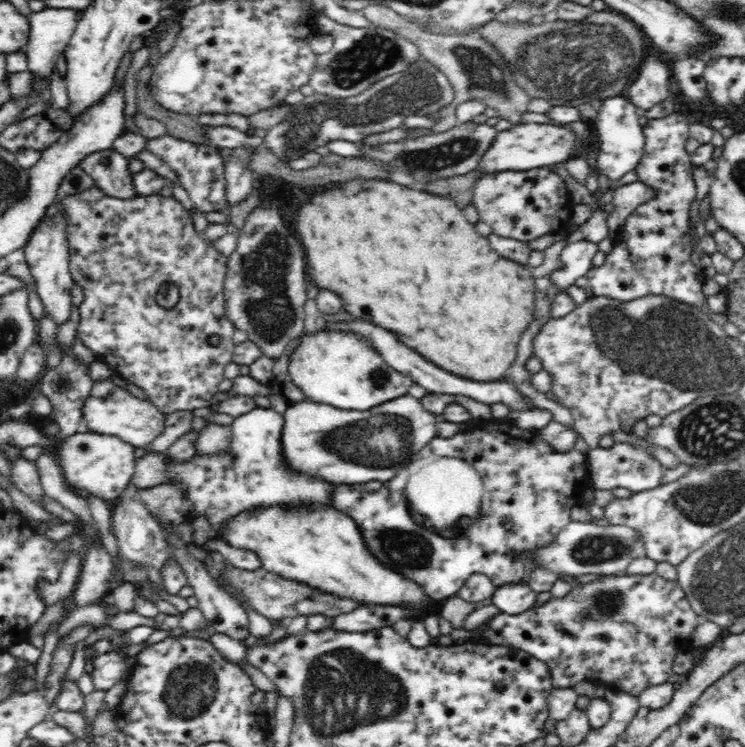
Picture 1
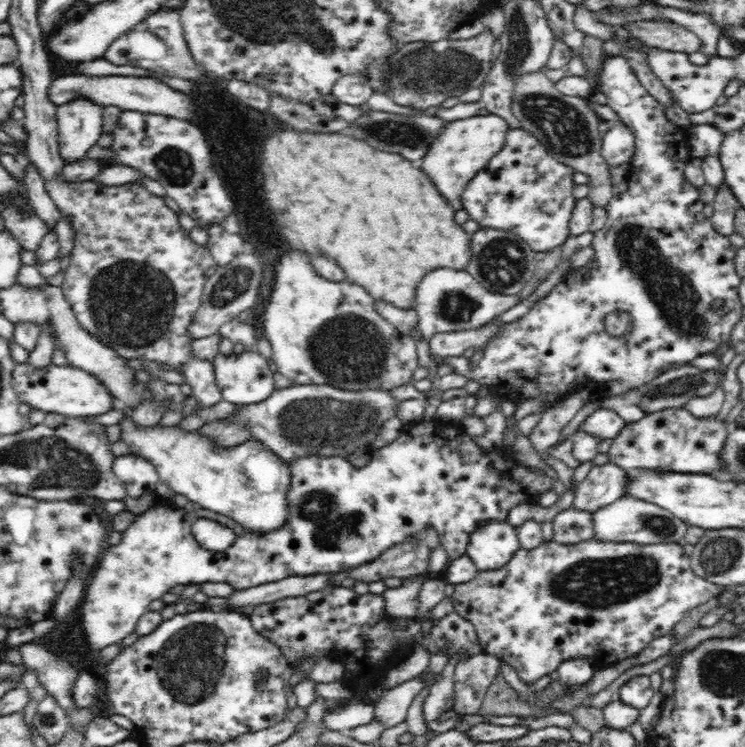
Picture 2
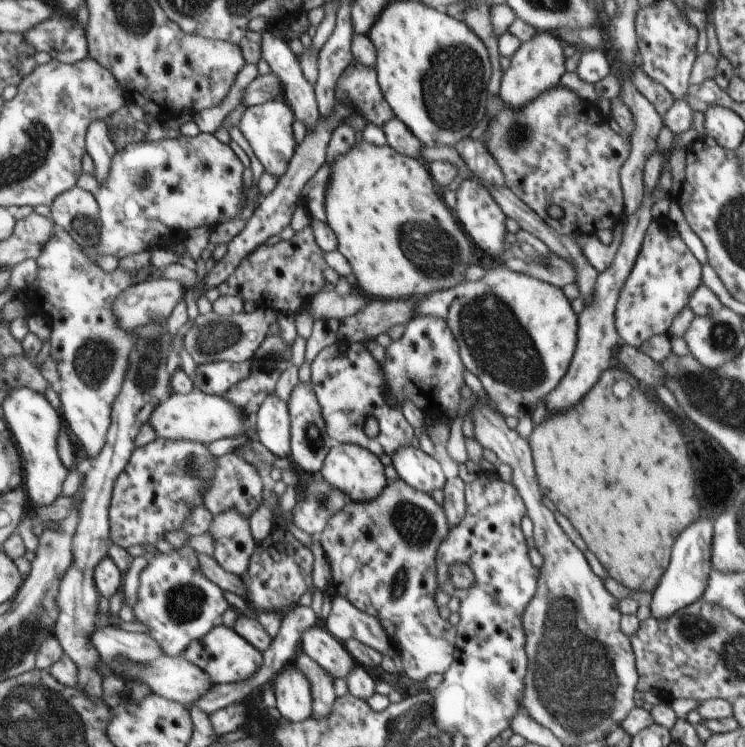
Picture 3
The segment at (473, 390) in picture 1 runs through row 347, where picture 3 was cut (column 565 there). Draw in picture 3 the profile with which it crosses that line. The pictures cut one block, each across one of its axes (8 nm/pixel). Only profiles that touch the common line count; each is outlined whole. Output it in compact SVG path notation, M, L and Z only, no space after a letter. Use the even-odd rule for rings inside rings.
M656 151L646 160L643 170L644 193L642 202L640 206L638 206L638 210L625 216L621 243L616 251L614 260L612 260L612 266L610 266L608 270L604 270L602 274L597 273L592 298L585 300L584 310L578 315L578 344L576 344L576 354L574 354L570 368L568 368L568 372L564 374L564 378L560 380L558 386L545 398L548 415L552 414L552 410L562 410L562 408L566 408L566 406L574 406L576 402L580 402L580 398L598 382L600 374L608 370L610 364L612 364L611 359L614 346L621 343L615 326L616 303L620 290L622 290L624 286L624 282L628 280L628 275L632 272L632 267L640 252L646 231L648 230L648 225L654 219L654 216L652 216L652 206L654 206L655 201L652 192L654 192L658 186L660 174L667 166L664 162L670 158L670 155L670 152Z

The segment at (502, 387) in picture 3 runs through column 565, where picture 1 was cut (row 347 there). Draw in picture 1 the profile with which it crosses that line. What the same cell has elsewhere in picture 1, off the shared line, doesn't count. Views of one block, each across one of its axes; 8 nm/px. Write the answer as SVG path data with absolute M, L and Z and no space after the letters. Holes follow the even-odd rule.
M323 328L300 336L289 360L289 380L306 395L307 401L346 410L374 408L386 400L408 394L414 384L408 376L390 368L372 343L354 331Z

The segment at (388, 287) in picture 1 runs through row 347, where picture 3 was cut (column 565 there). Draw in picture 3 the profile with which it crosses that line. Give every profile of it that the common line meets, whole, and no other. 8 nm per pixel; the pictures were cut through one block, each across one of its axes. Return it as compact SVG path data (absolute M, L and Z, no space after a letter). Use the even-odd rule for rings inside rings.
M612 366L609 368L584 400L564 410L564 414L542 420L532 429L528 441L541 490L554 502L557 512L566 516L580 532L590 552L620 586L634 592L651 593L658 588L664 571L670 566L670 548L674 540L696 516L700 516L694 494L694 470L682 434L668 418L666 410L640 392L640 384L634 376ZM618 380L628 382L630 392L624 390L620 392L622 396L614 392Z

